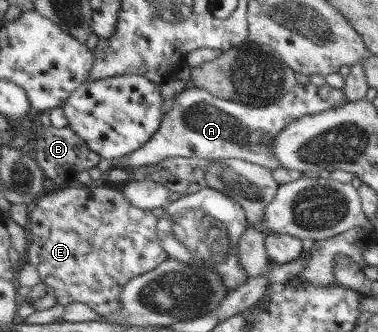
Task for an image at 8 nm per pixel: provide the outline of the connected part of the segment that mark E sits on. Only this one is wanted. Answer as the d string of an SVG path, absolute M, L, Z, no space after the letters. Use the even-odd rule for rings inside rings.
M101 183L93 187L78 184L58 186L41 196L37 208L32 212L26 262L38 268L42 282L54 289L61 304L83 302L101 316L114 315L115 312L120 312L121 292L124 292L129 280L157 268L168 258L161 242L162 219L163 217L158 218L157 214L153 214L153 209L133 206L123 191Z

